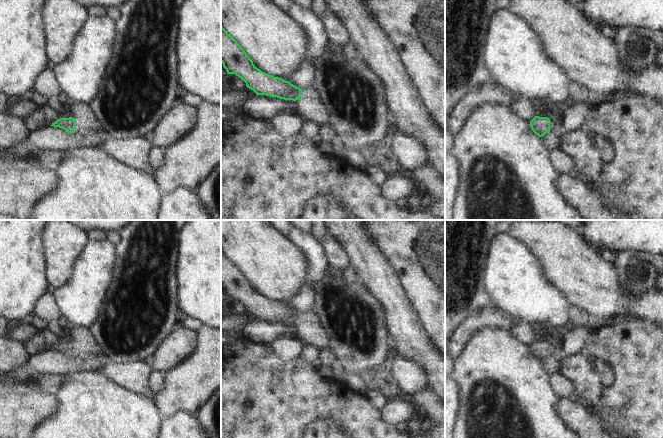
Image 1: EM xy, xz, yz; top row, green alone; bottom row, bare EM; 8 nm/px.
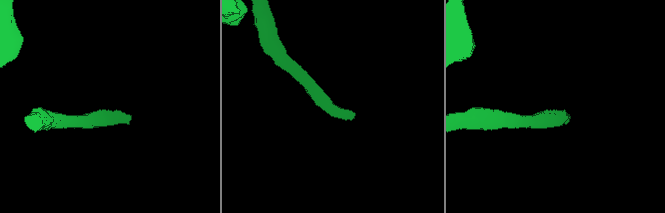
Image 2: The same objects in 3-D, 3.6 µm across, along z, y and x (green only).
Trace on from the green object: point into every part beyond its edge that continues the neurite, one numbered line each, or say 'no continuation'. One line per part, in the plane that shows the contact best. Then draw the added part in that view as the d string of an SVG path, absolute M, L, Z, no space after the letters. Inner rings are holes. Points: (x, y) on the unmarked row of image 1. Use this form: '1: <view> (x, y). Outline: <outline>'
1: xy (88, 347). Outline: M72 327L71 338L69 340L60 339L61 342L72 341L76 344L74 357L88 361L93 358L106 357L101 344L95 338L90 328Z

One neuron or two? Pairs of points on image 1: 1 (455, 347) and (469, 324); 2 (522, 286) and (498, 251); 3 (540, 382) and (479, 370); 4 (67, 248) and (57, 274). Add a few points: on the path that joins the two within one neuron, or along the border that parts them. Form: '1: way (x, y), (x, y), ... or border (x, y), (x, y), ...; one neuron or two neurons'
1: way (456, 341), (464, 330); one neuron
2: way (513, 277), (507, 260); one neuron
3: way (525, 382), (504, 382), (494, 373); one neuron
4: way (62, 254), (60, 268); one neuron

